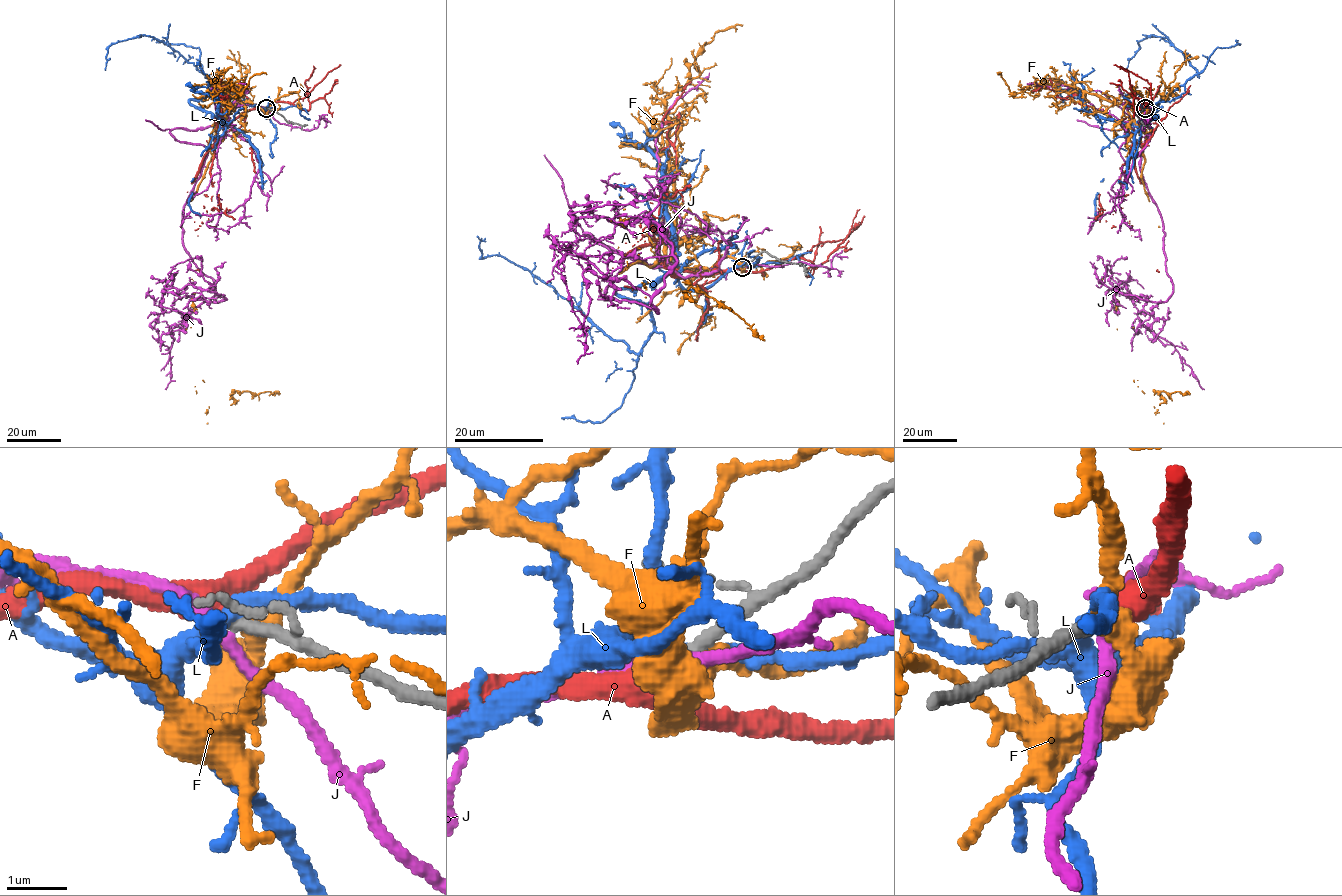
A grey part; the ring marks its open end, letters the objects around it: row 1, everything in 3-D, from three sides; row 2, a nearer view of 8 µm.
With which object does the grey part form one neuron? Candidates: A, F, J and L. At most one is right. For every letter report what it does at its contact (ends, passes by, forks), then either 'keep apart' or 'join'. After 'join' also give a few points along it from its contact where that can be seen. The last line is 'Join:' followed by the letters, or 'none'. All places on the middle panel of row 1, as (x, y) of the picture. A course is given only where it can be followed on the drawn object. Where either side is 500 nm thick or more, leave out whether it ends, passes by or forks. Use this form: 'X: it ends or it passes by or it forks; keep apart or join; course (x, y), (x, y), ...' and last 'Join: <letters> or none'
A: it passes by; join; course (742, 266), (712, 274), (671, 270), (672, 275), (663, 264), (648, 214), (627, 243), (630, 286), (625, 285)
F: it passes by; keep apart
J: it passes by; keep apart
L: it passes by; keep apart
Join: A

